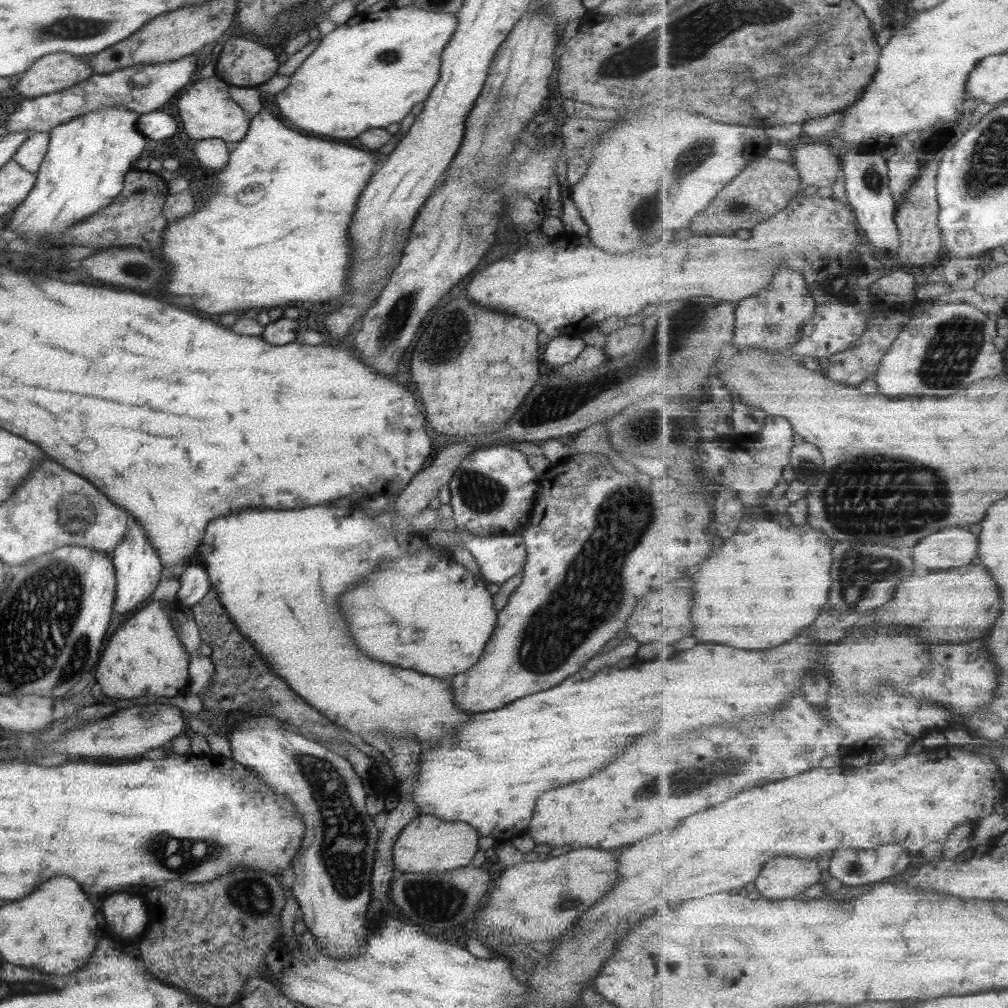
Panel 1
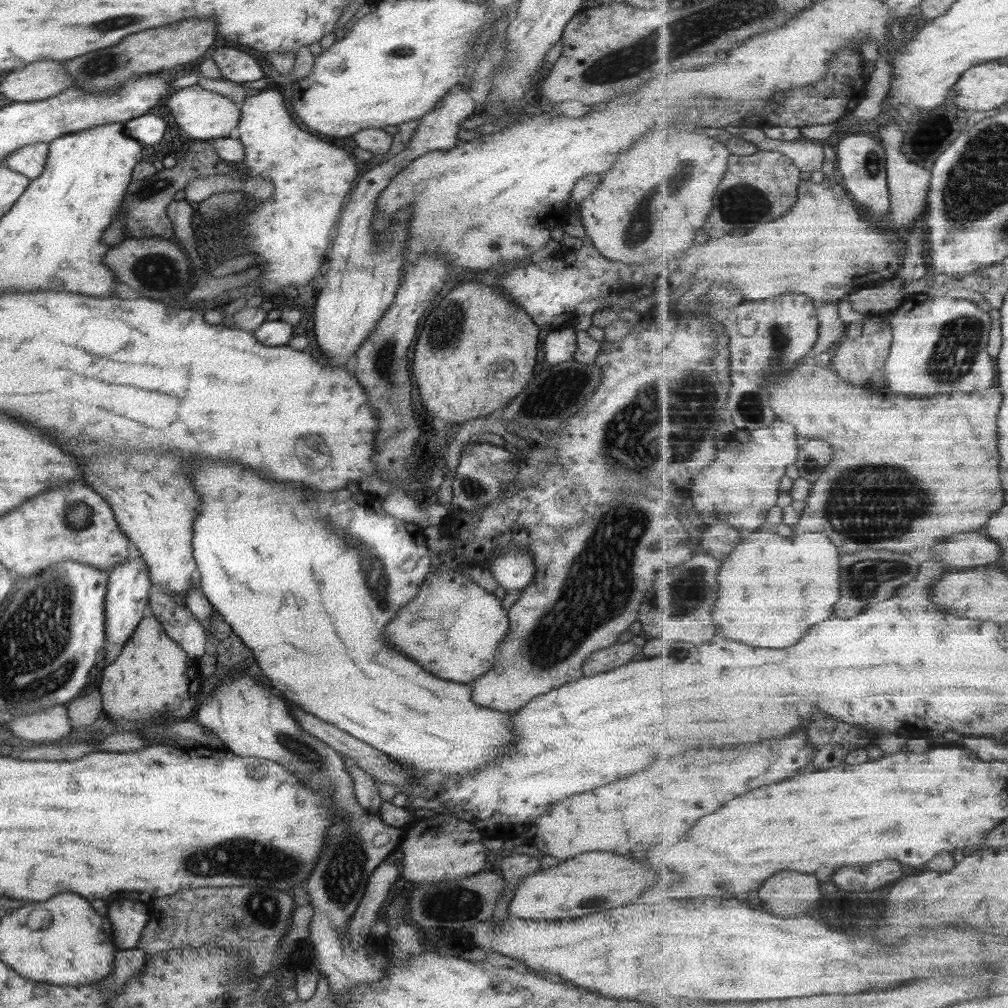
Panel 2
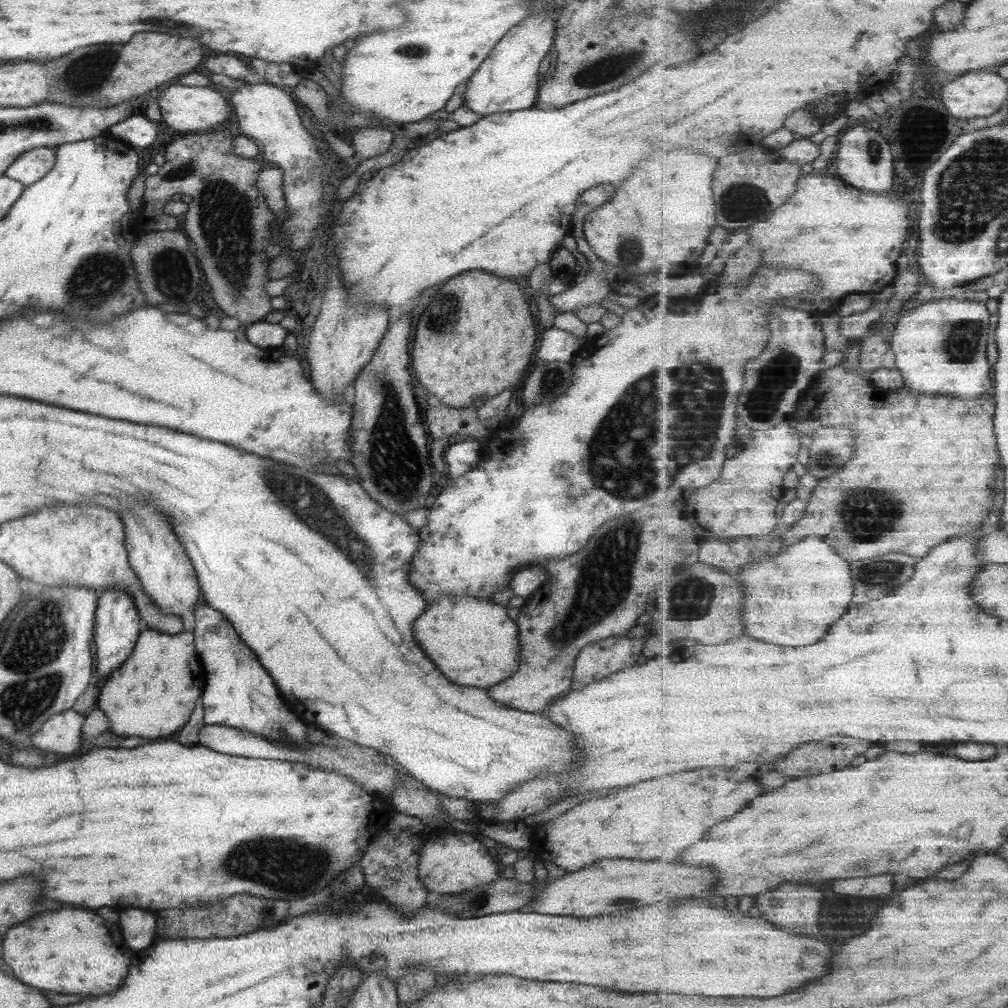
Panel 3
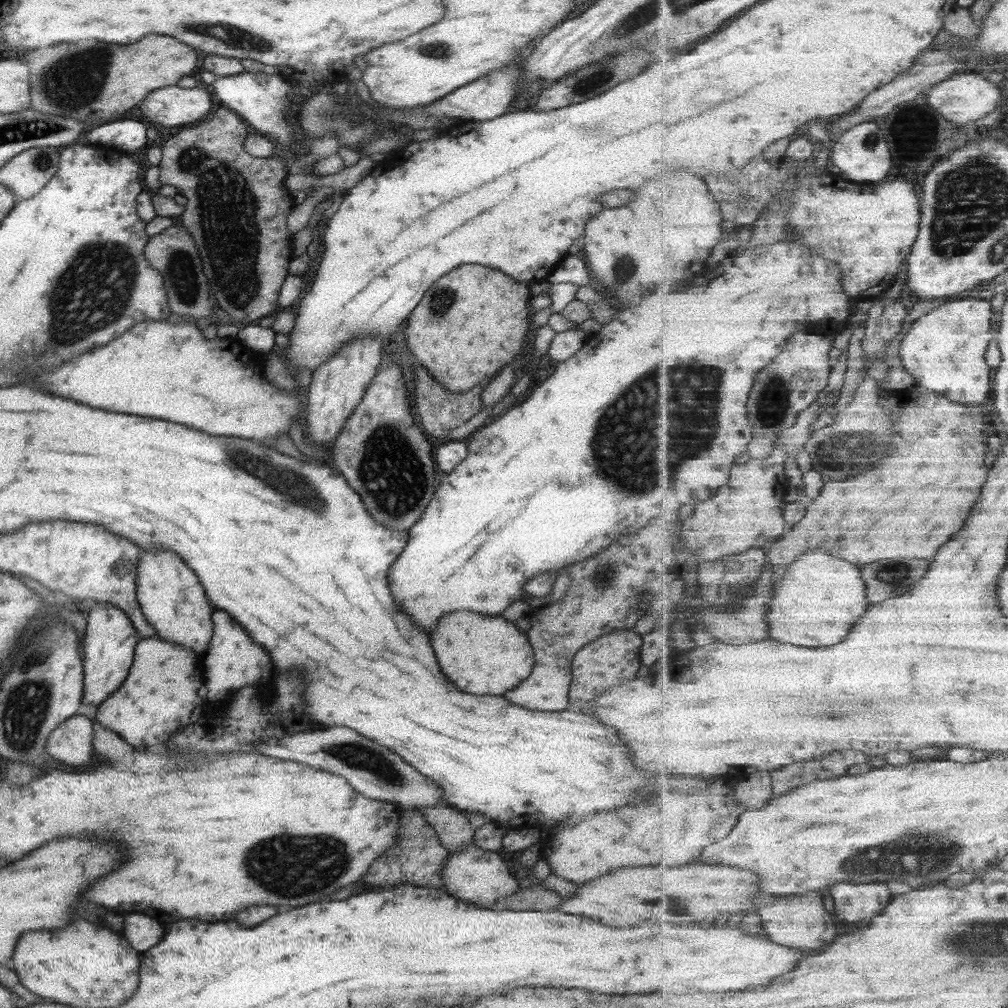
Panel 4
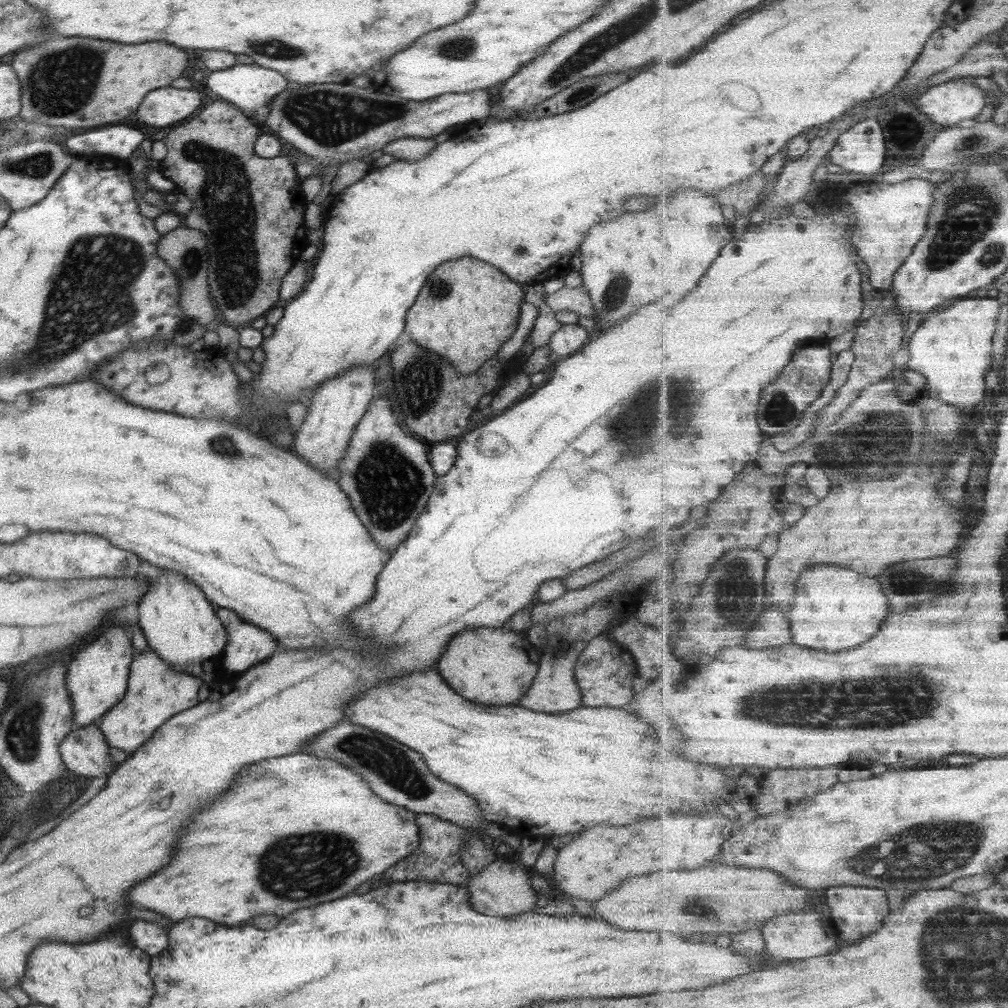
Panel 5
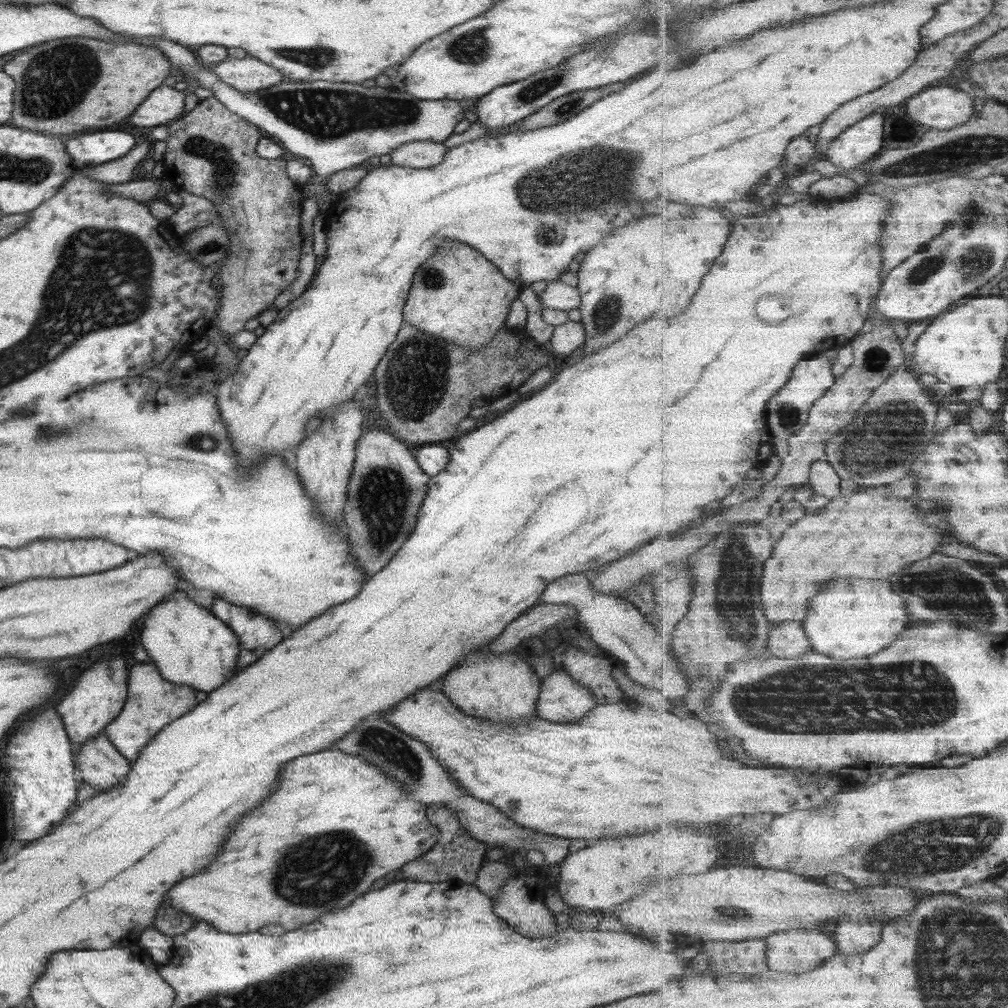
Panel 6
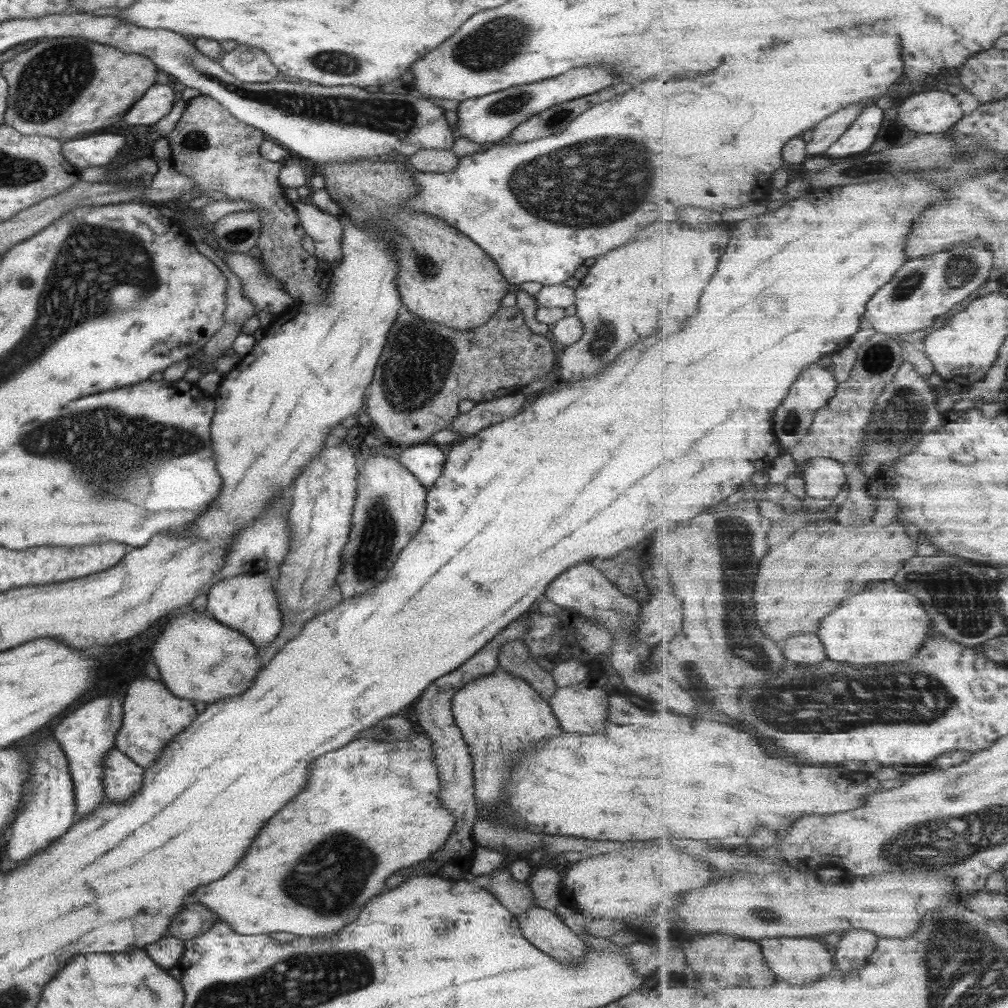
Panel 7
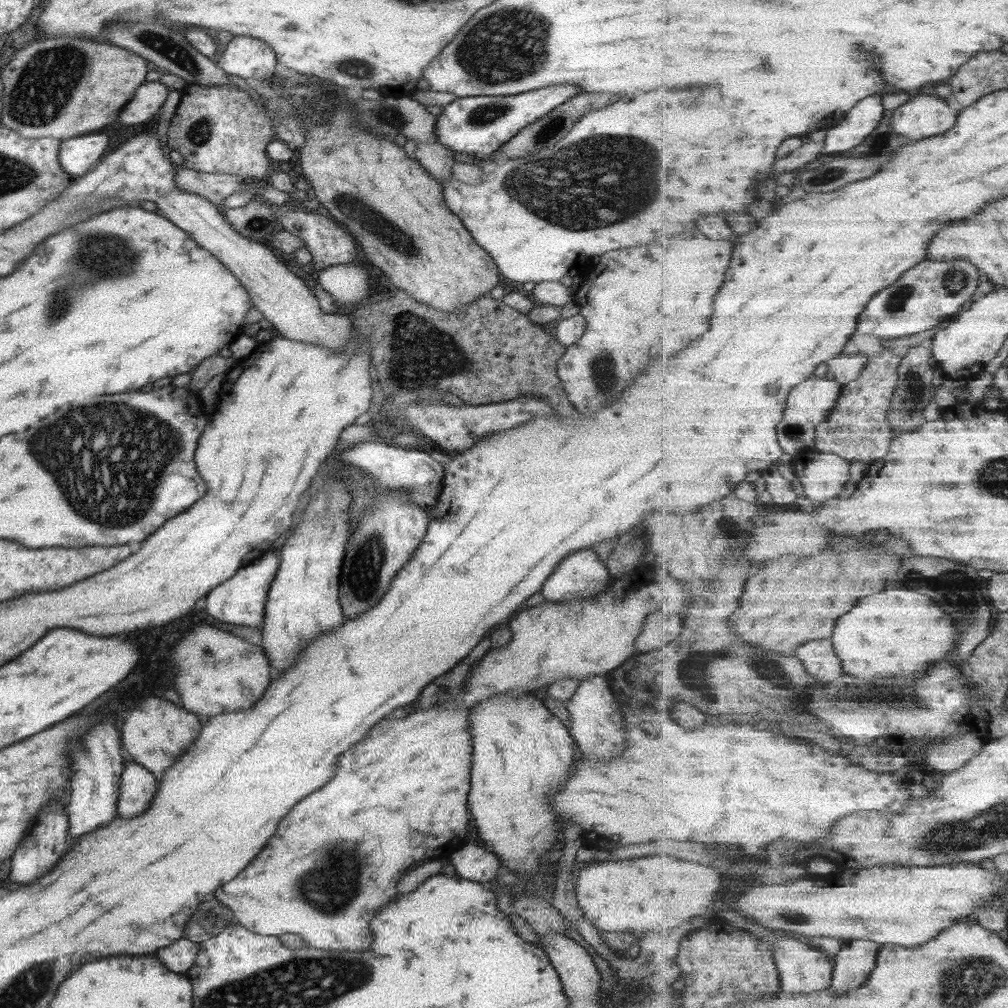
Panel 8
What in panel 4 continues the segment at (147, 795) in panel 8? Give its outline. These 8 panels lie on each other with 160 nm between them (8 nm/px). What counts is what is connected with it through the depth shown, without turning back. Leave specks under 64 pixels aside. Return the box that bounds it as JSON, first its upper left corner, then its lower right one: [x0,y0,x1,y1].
[45,714,92,766]

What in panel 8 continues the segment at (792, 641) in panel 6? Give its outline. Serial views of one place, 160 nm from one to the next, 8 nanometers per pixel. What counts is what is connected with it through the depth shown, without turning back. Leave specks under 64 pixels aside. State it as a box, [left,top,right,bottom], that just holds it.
[797,640,844,682]

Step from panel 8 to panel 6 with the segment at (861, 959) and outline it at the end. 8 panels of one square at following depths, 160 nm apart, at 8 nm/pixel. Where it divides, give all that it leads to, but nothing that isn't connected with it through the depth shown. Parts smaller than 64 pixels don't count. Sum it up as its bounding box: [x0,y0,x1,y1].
[834,916,883,956]

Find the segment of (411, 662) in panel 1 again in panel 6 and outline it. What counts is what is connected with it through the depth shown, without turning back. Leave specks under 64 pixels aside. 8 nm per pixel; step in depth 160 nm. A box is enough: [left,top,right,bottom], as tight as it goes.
[443,647,540,724]

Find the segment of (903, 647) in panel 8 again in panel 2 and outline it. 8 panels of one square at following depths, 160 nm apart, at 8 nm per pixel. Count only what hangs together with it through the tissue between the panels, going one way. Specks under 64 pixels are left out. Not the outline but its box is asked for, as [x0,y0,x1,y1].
[713,532,841,648]

